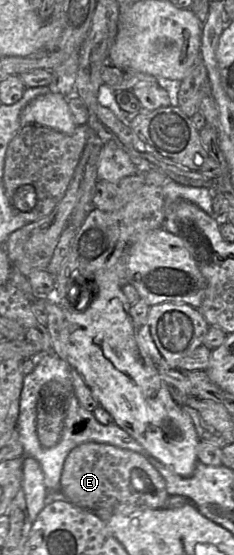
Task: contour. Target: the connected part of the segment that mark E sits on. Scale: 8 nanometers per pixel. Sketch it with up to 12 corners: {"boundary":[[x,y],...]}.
{"boundary":[[96,442],[68,454],[61,492],[104,519],[164,508],[143,455]]}

